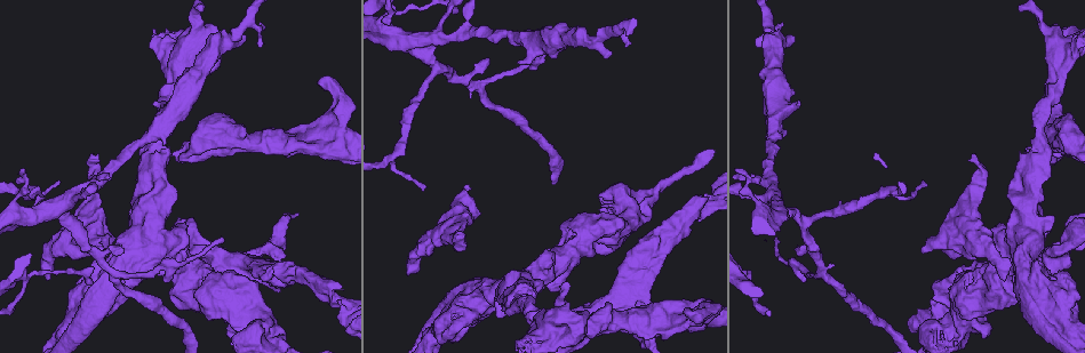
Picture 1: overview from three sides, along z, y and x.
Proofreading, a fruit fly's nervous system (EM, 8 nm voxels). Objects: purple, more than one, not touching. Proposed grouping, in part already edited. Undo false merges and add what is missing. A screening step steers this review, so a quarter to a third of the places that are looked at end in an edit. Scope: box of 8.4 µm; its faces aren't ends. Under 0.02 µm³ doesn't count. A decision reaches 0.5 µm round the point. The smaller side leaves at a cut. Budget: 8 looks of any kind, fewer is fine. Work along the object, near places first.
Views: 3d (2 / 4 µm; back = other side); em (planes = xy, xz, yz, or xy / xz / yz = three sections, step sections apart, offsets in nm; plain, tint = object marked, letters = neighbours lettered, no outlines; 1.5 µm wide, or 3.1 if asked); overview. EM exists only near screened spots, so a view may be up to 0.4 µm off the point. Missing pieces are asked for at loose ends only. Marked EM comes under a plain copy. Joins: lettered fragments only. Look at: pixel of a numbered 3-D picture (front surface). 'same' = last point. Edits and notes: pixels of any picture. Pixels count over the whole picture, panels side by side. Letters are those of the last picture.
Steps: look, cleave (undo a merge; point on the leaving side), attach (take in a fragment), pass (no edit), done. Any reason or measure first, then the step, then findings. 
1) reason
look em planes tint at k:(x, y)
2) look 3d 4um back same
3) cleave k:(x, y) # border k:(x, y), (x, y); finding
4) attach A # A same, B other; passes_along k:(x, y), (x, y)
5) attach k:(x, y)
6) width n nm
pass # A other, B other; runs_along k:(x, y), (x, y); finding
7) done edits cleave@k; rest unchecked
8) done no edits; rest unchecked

branch stops here
look em xz step 8 tint at 1:(459, 233)

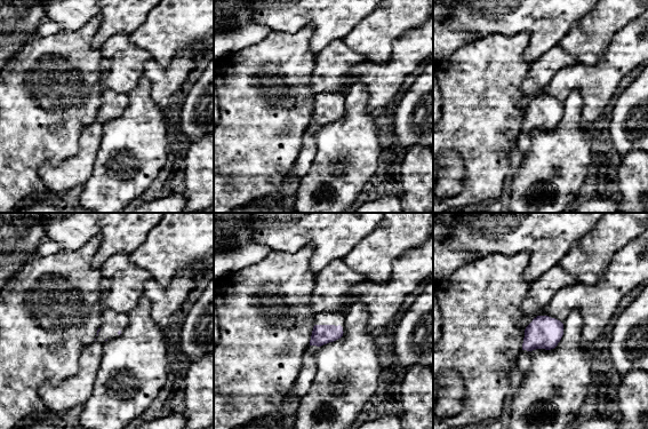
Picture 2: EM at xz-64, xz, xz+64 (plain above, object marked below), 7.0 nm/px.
another direction
look em planes letters same

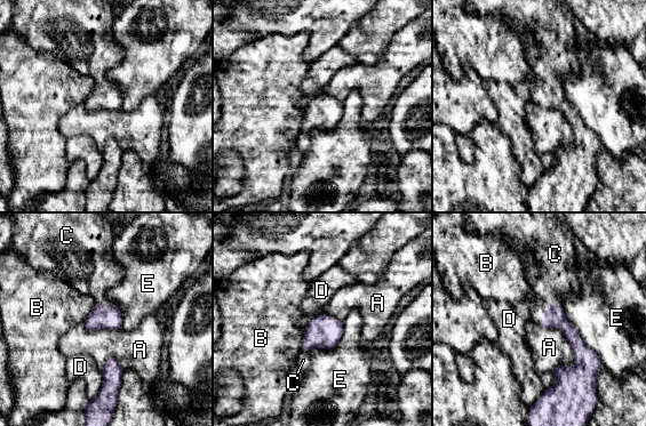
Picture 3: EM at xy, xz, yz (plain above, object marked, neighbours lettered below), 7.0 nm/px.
attach 3:(303, 360) # A other, B other, C same, D other, E other; it goes on there

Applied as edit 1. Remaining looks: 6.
side arm on a straight run
look em planes tint at 1:(245, 261)

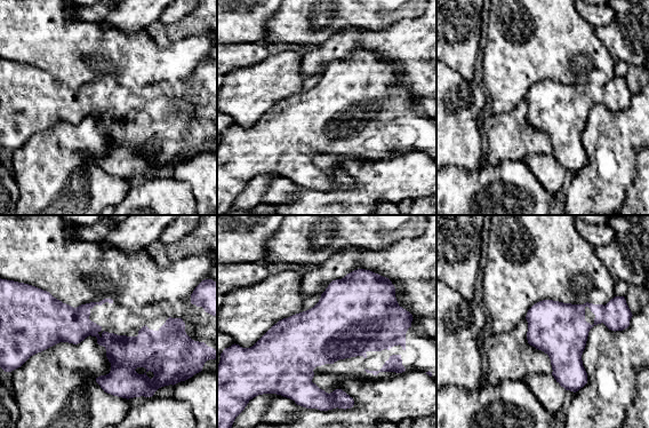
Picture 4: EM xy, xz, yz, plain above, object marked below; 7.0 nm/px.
see the neighbours
look em planes letters same

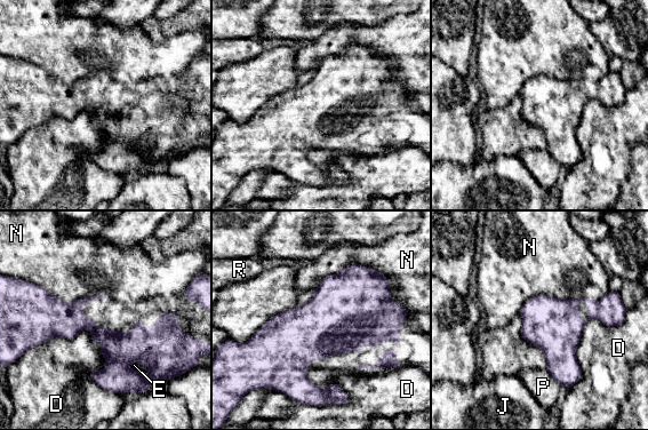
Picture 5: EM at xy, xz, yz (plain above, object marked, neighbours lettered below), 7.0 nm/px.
longest_contact N 600 nm
pass # D other, E other, J other, N other, P other, R other; one neuron here

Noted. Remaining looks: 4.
an open end
look em xy step 8 tint at 1:(1000, 279)

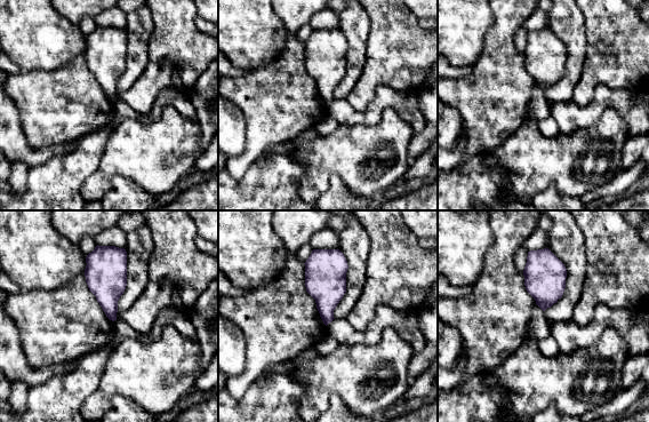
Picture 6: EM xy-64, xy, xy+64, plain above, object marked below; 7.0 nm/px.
cut it another way
look em planes letters same

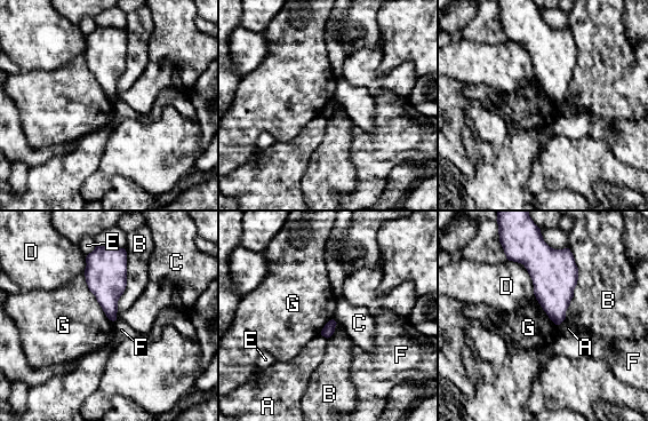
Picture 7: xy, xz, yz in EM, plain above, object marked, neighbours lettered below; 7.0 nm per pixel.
pass # A other, B other, C other, D other, E other, F other, G other; border 7:(84, 272), (87, 287), (112, 322); no lettered fragment goes on from it

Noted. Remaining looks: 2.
done edits attach@3; rest unchecked

